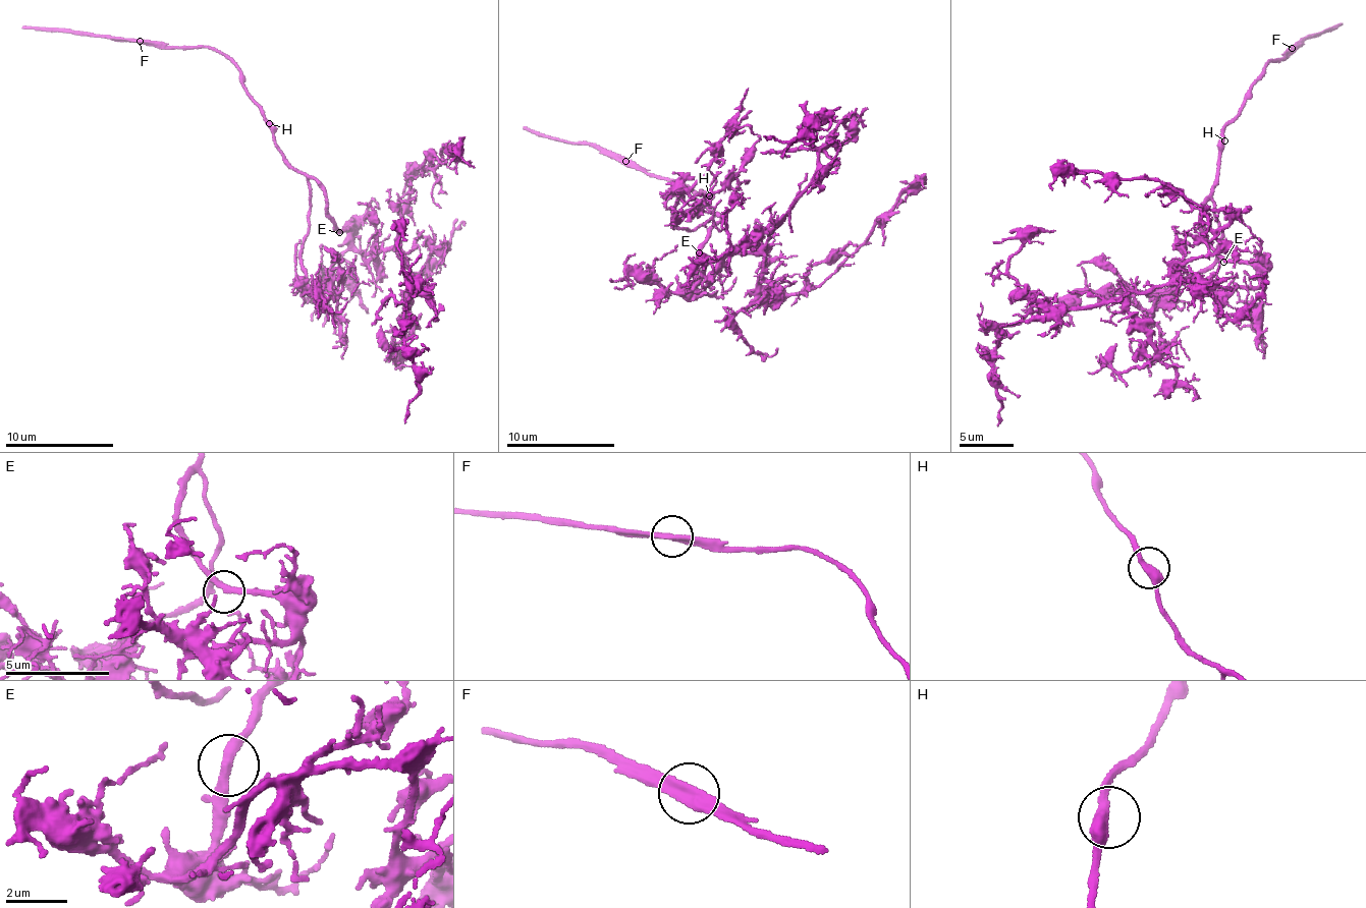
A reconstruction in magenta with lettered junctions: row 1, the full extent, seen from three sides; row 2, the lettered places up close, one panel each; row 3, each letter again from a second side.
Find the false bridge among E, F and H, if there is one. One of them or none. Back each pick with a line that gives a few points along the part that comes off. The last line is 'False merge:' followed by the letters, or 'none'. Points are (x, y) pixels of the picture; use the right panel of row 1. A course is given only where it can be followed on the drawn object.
F: foreign part runs (1292, 48), (1341, 23)
False merge: F

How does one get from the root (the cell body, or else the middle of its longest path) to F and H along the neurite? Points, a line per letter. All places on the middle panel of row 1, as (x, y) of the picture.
F: (698, 252), (722, 220), (705, 204), (709, 191), (649, 176), (626, 166), (624, 160)
H: (698, 252), (712, 228), (722, 220), (709, 212), (705, 200), (709, 195)

